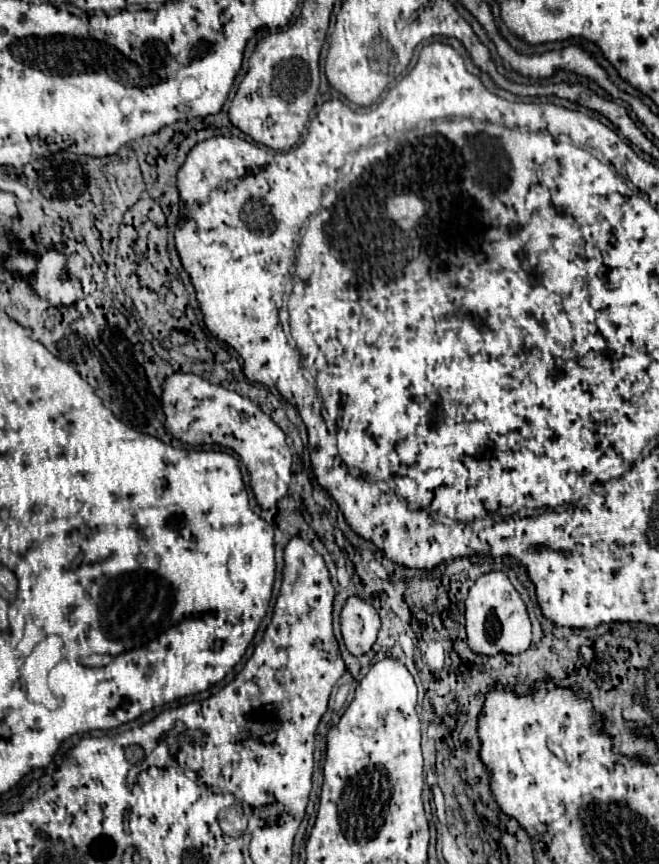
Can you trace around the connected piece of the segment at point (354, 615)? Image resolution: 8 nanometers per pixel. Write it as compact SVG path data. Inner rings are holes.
M349 597L339 615L341 635L347 651L355 657L365 655L373 643L377 641L377 633L381 629L379 613L371 603L363 597Z

